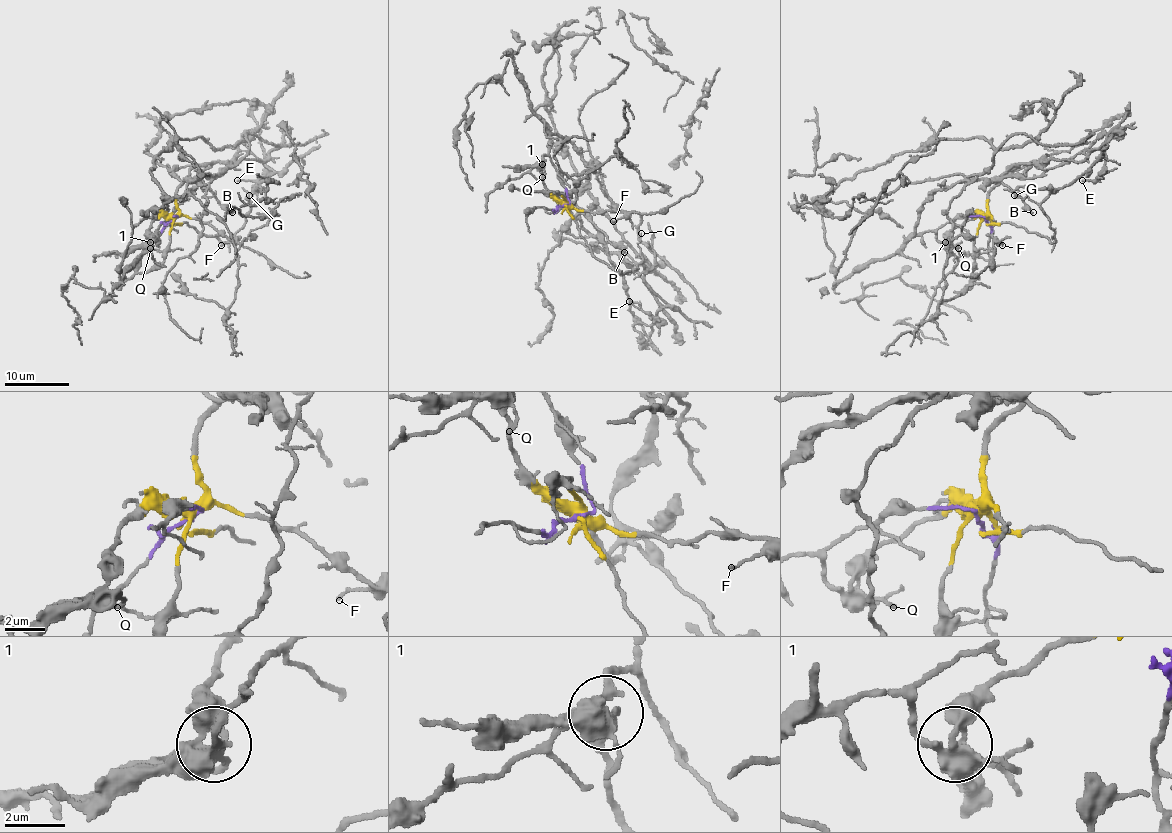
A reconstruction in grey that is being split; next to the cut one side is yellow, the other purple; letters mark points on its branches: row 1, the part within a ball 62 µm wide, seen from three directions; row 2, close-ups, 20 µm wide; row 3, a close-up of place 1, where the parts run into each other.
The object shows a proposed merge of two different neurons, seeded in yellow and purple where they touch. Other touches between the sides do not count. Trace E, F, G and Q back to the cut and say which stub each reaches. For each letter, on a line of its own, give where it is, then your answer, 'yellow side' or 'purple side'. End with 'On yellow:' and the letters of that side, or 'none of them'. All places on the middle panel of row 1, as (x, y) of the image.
E: at (629, 301); yellow side
F: at (613, 221); yellow side
G: at (641, 233); yellow side
Q: at (542, 177); purple side
On yellow: E, F, G

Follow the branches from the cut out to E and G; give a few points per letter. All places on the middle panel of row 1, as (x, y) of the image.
E: (566, 204), (590, 252), (619, 273), (636, 270), (642, 260), (644, 281), (666, 304), (655, 323), (629, 300)
G: (566, 204), (566, 210), (574, 218), (590, 252), (619, 273), (631, 273), (642, 260), (637, 246), (640, 233)

